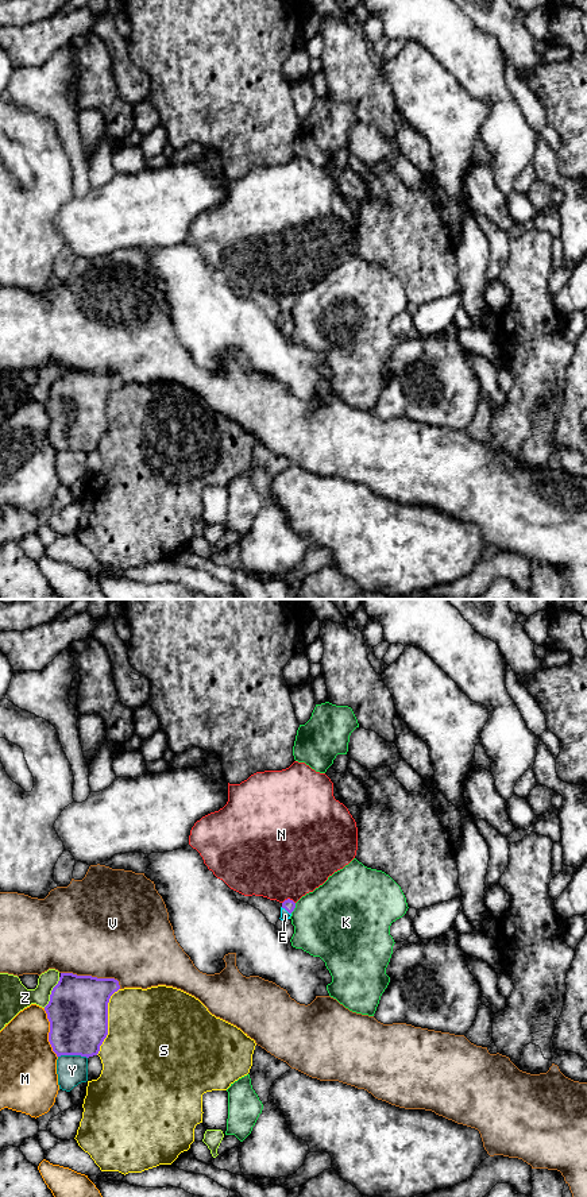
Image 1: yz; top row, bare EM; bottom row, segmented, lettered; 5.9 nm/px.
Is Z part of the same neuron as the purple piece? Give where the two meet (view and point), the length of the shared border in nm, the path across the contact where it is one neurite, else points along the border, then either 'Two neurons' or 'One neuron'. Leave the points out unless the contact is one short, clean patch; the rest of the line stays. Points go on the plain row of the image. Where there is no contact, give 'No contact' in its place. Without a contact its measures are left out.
Touches purple at yz (51, 387). Shared border 200 nm. Two neurons

